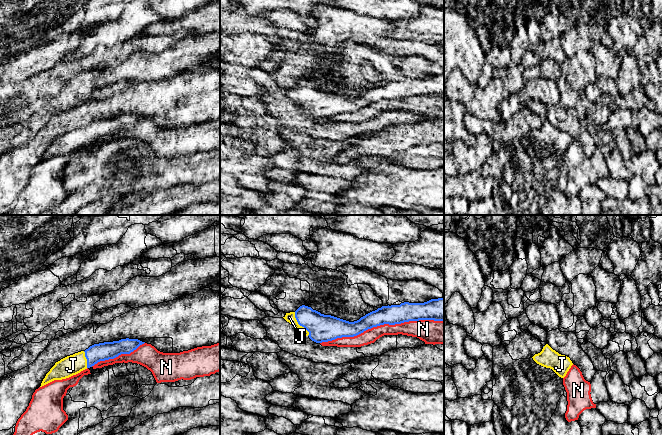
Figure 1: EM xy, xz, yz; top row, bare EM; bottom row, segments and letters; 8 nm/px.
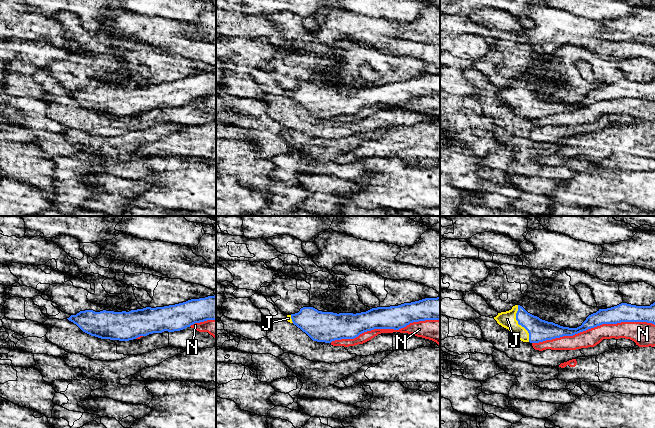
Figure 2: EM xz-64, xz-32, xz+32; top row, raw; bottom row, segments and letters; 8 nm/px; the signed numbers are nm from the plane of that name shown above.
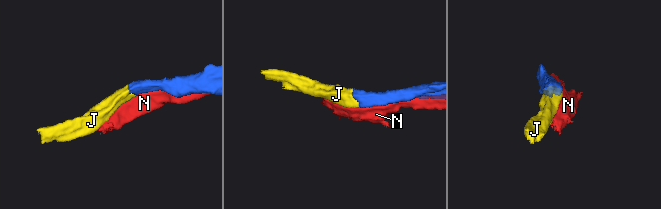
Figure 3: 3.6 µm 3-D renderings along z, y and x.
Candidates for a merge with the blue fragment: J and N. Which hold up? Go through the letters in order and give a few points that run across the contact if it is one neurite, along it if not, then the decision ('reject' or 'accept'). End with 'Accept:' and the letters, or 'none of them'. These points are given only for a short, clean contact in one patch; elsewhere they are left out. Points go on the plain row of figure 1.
J: line xz (322, 104), (314, 100), (299, 100), (292, 93), (289, 93); accept
N: reject
Accept: J

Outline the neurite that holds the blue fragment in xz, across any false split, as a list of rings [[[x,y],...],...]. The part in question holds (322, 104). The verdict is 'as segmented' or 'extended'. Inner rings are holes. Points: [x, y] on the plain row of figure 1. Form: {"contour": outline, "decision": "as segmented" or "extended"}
{"contour": [[[444,73],[424,79],[404,78],[400,81],[382,82],[354,98],[321,90],[305,81],[295,88],[286,89],[283,94],[312,117],[322,119],[354,113],[384,100],[395,101],[419,96],[444,97]]], "decision": "extended"}

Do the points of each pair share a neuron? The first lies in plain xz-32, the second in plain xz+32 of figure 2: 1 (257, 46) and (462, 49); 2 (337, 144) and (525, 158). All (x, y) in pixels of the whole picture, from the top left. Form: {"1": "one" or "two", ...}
{"1": "one", "2": "one"}

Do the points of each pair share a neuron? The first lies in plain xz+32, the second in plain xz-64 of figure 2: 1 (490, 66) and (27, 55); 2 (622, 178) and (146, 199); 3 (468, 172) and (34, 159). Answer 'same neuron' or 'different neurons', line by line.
1: different neurons
2: same neuron
3: same neuron

